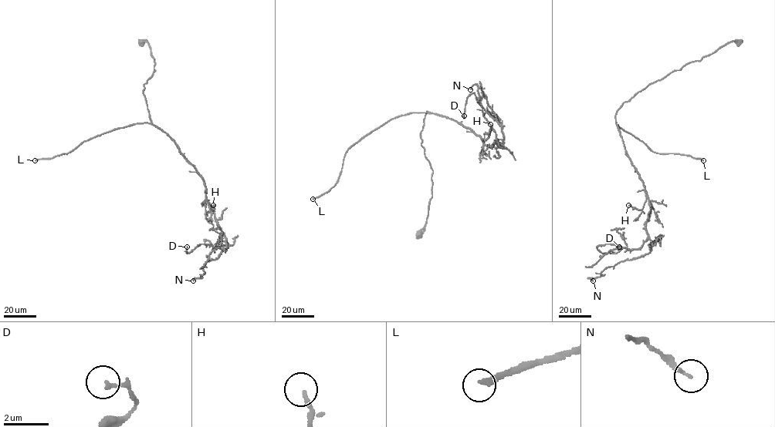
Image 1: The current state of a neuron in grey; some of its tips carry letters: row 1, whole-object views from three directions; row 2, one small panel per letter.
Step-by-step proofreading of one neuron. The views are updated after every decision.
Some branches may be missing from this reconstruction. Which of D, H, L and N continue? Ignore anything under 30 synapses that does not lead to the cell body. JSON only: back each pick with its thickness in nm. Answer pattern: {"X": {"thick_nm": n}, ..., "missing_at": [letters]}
{"L": {"thick_nm": 200}, "missing_at": ["L"]}

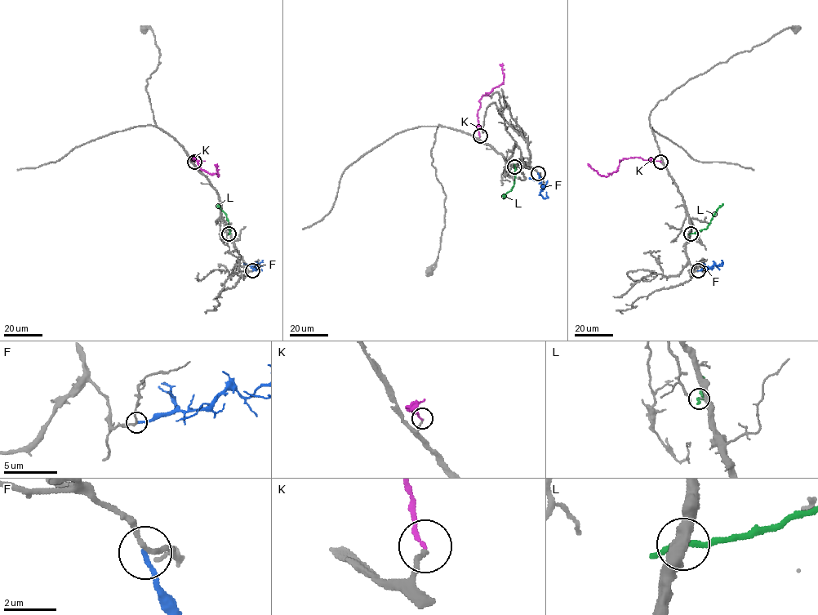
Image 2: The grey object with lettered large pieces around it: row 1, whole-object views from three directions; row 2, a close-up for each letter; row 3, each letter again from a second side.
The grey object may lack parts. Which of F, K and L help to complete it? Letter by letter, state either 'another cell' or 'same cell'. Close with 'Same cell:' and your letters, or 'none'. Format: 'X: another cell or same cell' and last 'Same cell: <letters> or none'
F: another cell
K: same cell
L: another cell
Same cell: K

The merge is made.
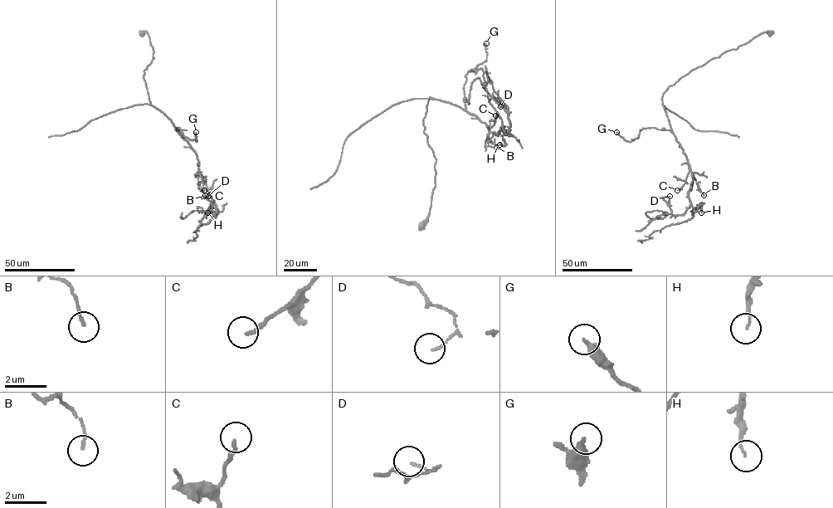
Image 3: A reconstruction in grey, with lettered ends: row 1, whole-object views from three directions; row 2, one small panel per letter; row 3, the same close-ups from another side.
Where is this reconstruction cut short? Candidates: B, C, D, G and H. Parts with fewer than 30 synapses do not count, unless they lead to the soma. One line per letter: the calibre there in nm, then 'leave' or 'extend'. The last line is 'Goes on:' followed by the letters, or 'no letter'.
B: 130 nm thick; leave
C: 180 nm thick; leave
D: 100 nm thick; leave
G: 320 nm thick; leave
H: 110 nm thick; leave
Goes on: no letter

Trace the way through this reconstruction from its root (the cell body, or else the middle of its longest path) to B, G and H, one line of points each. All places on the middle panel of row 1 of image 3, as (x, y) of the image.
B: (421, 227), (435, 187), (435, 159), (423, 131), (430, 97), (473, 114), (487, 125), (489, 140), (496, 147)
G: (421, 227), (435, 187), (435, 159), (423, 131), (428, 100), (465, 109), (465, 75), (486, 61), (486, 43)
H: (421, 227), (435, 187), (423, 131), (430, 97), (512, 135), (499, 144)

